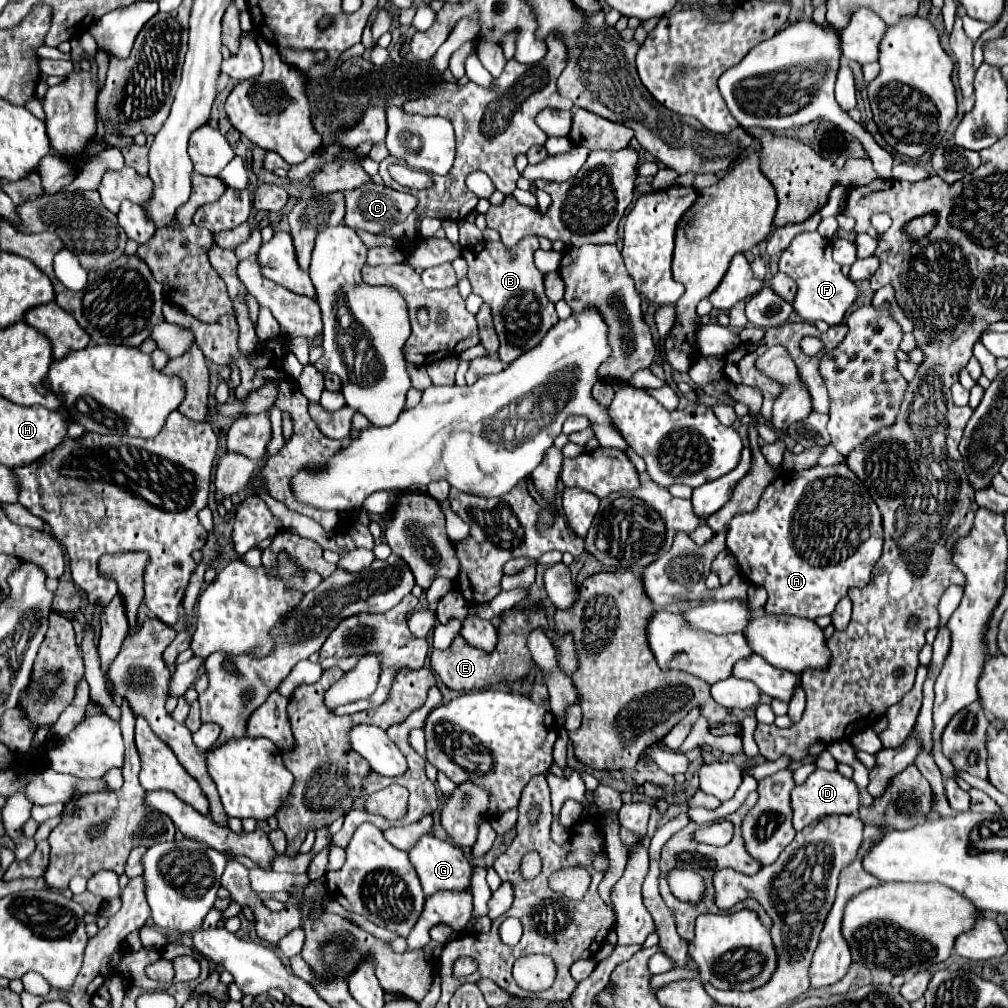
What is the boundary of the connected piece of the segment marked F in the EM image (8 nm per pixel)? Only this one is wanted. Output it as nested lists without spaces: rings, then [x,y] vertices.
[[[817,231],[813,233],[799,233],[787,251],[783,251],[779,259],[779,271],[789,275],[799,291],[793,301],[793,307],[799,317],[803,317],[809,323],[825,321],[831,327],[839,325],[845,317],[845,313],[851,309],[851,305],[859,297],[857,285],[841,273],[841,267],[831,259],[831,241],[821,237]]]

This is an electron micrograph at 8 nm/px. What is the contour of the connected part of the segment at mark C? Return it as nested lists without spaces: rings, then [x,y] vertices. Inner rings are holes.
[[[365,183],[359,189],[347,191],[345,203],[347,203],[347,213],[345,213],[343,223],[355,231],[363,229],[367,233],[383,233],[383,231],[391,229],[395,223],[403,223],[405,217],[417,207],[417,199],[413,195],[393,191],[393,189],[389,189],[385,185],[377,185],[377,183]]]

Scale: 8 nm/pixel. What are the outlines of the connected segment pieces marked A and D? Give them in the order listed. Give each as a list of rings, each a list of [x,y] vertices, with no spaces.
[[[845,463],[785,471],[765,489],[753,513],[733,517],[727,531],[727,547],[739,563],[739,573],[769,593],[765,613],[797,615],[813,621],[821,615],[831,615],[849,587],[865,587],[869,583],[871,569],[883,551],[881,513],[863,483]]]
[[[817,769],[813,771],[807,781],[793,789],[791,793],[791,807],[793,807],[793,827],[801,831],[805,825],[813,823],[815,819],[821,819],[825,815],[841,815],[841,813],[857,813],[859,809],[859,791],[855,783],[847,777],[843,777],[837,771],[825,771]]]

